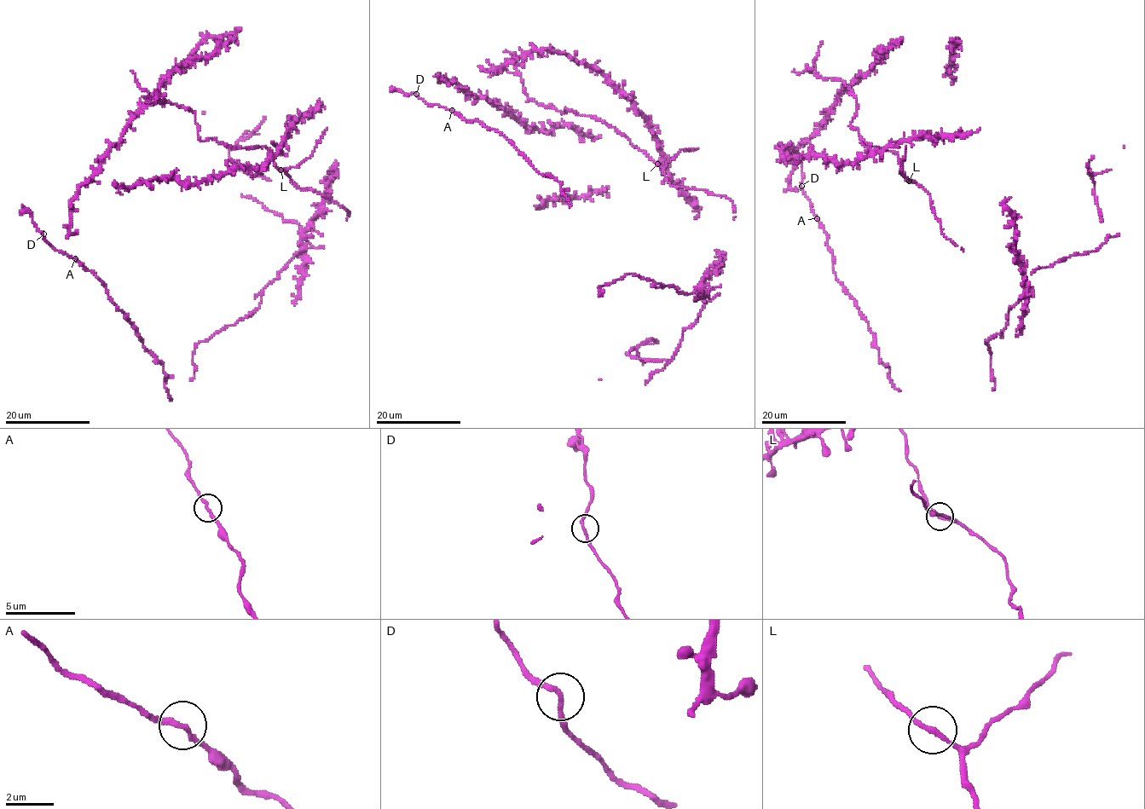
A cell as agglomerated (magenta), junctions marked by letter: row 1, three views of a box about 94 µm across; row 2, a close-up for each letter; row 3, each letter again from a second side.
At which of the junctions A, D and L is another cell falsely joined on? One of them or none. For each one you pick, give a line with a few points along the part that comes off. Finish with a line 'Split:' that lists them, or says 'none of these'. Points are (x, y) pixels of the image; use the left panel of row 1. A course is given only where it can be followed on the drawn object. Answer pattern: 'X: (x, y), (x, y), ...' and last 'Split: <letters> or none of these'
Split: none of these

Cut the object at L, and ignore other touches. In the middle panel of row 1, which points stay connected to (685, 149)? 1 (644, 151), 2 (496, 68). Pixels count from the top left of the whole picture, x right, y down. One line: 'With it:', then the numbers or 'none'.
With it: 2

